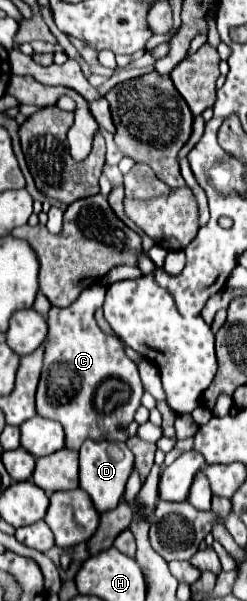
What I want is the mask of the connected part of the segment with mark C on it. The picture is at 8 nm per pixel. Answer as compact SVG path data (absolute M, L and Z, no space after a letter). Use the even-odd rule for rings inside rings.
M97 282L85 288L71 306L67 308L53 306L47 316L49 344L45 350L45 364L37 388L37 414L61 422L65 428L65 446L73 450L79 450L79 446L87 438L125 442L127 426L133 420L135 410L141 406L143 384L137 366L125 356L119 338L103 334L93 318L95 310L103 304L103 298L105 298L105 286ZM111 378L127 384L129 398L123 404L115 404L113 408L107 408L105 404L99 408L95 402L97 388ZM59 388L79 388L79 390L77 396L71 396L67 400L61 398Z

